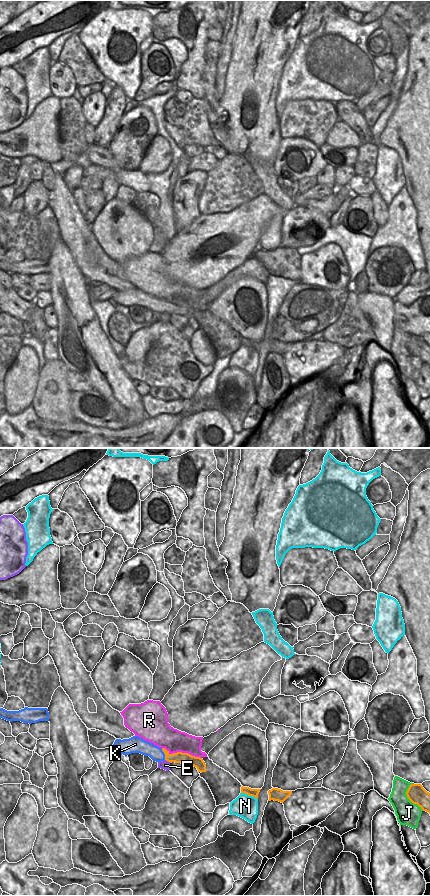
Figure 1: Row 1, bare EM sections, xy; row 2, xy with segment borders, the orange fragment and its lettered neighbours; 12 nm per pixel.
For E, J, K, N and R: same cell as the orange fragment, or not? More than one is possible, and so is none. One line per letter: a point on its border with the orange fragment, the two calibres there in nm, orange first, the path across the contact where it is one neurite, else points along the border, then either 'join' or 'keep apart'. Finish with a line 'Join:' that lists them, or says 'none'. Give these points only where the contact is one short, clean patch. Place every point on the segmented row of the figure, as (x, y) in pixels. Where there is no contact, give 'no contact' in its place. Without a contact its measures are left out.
E: meets orange in xy at (168, 761); 140 nm thick on the orange side, 110 nm on the other; border along xy (165, 759), (170, 762); keep apart
J: meets orange in xy at (408, 798); 220 nm thick on the orange side, 280 nm on the other; keep apart
K: meets orange in xy at (164, 753); 140 nm thick on the orange side, 170 nm on the other; join
N: meets orange in xy at (249, 795); 100 nm thick on the orange side, 280 nm on the other; keep apart
R: meets orange in xy at (181, 752); 140 nm thick on the orange side, 280 nm on the other; keep apart
Join: K

